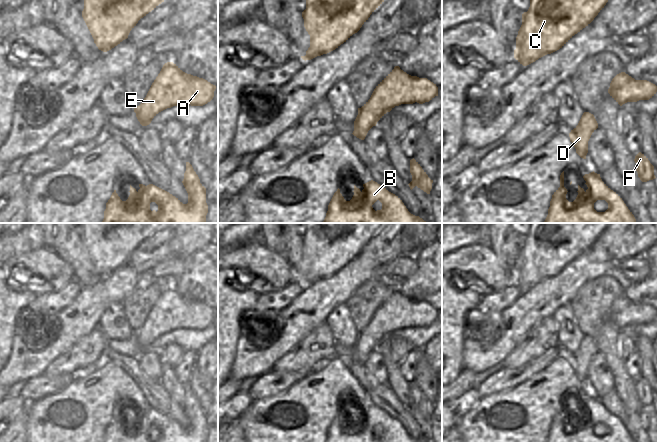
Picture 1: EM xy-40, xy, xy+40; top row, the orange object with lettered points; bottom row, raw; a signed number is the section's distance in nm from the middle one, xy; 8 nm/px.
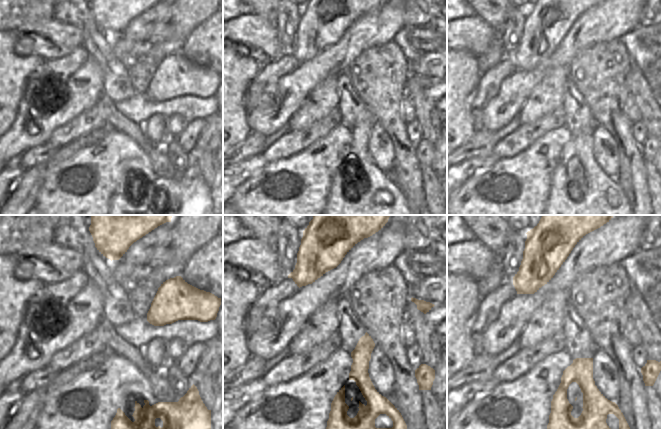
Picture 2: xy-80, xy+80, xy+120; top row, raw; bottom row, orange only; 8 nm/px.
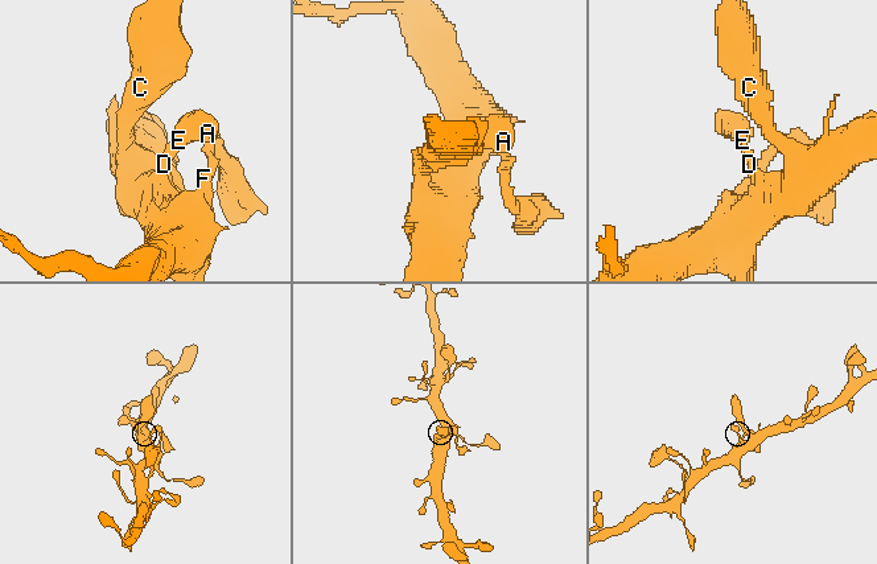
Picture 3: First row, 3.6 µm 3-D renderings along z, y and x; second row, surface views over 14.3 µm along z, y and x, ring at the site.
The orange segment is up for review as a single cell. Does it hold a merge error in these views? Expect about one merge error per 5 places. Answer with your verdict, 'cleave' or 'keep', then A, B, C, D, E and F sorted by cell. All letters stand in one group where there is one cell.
keep | A B C D E F

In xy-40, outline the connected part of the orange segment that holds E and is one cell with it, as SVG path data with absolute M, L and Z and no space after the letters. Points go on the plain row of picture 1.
M173 286L163 289L142 327L134 332L142 350L147 350L161 335L189 328L203 330L214 321L216 310L203 302L183 296Z

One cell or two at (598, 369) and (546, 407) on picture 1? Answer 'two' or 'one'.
two

